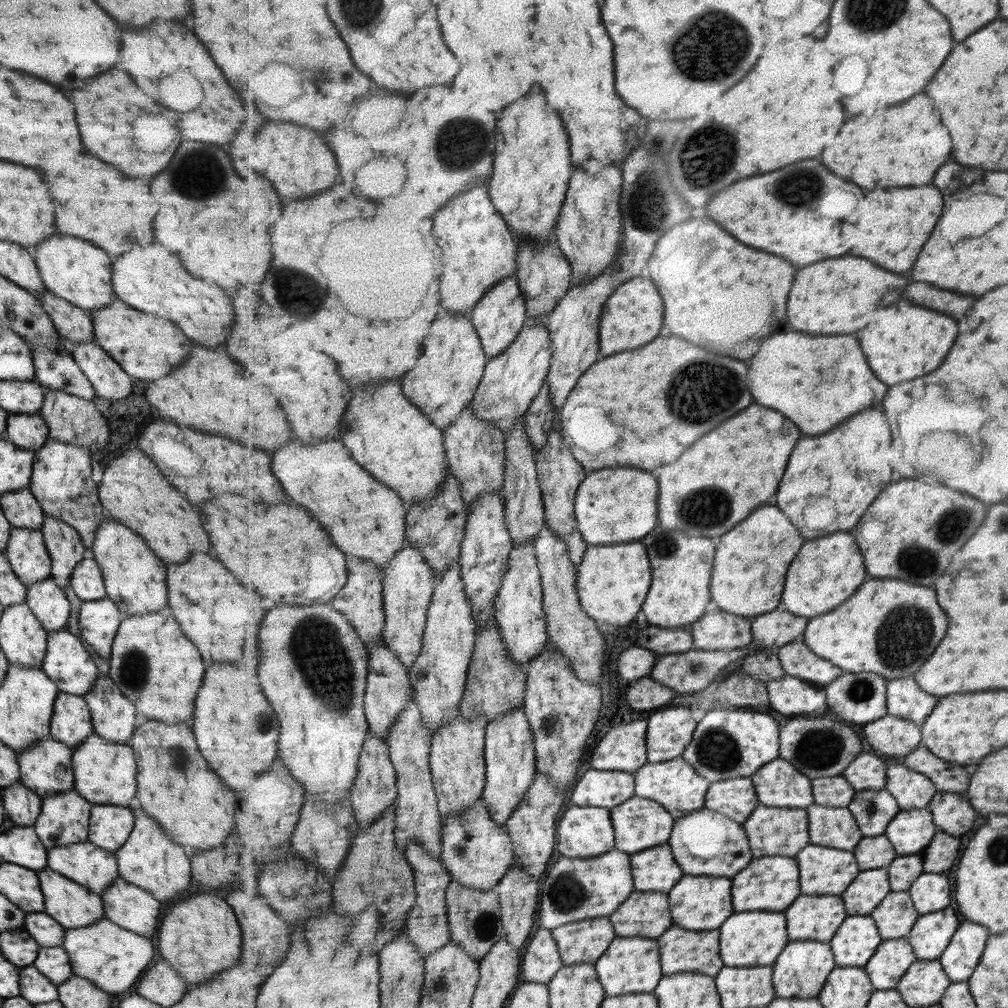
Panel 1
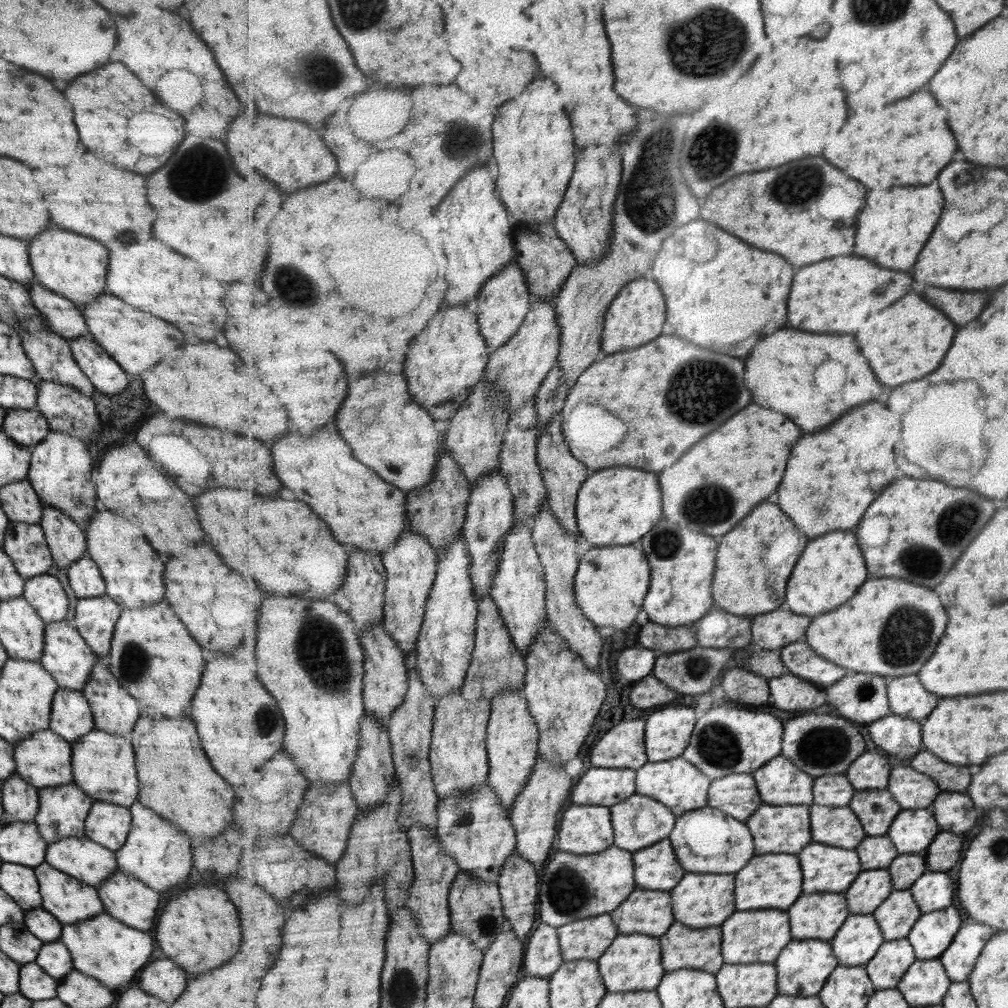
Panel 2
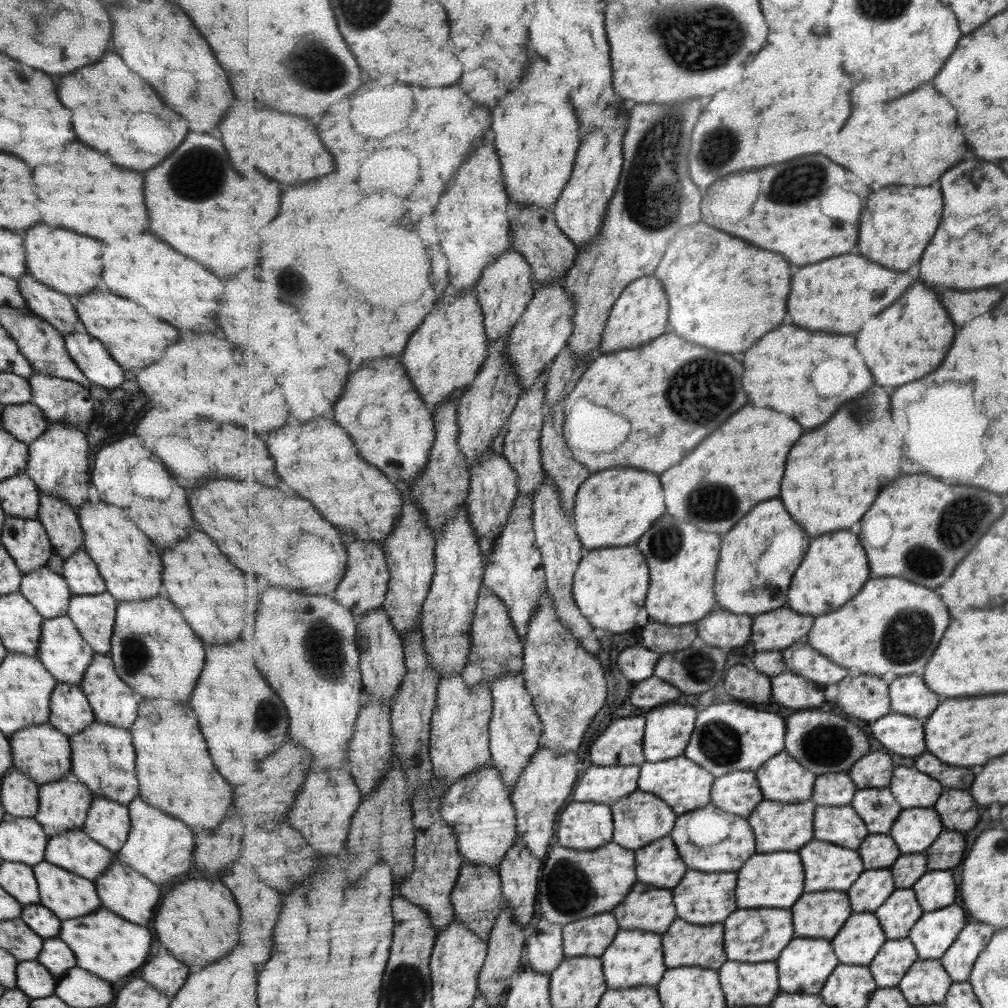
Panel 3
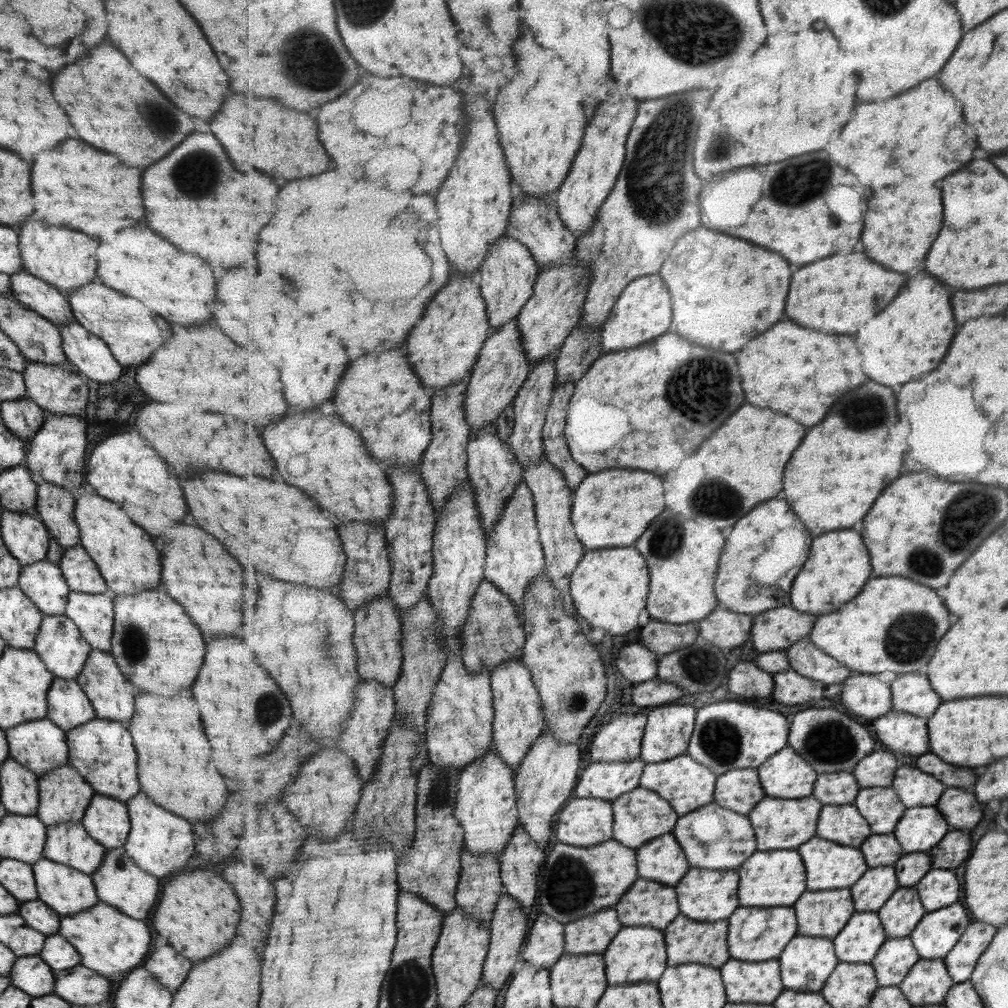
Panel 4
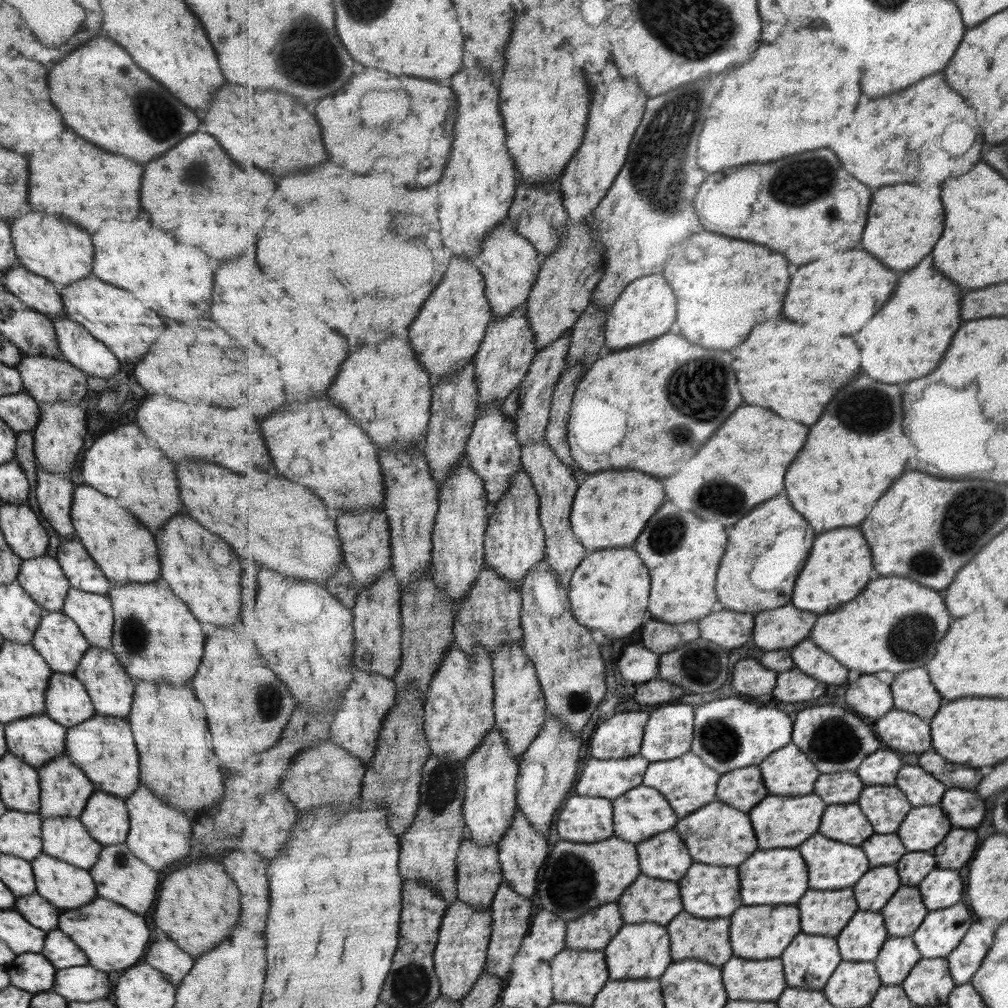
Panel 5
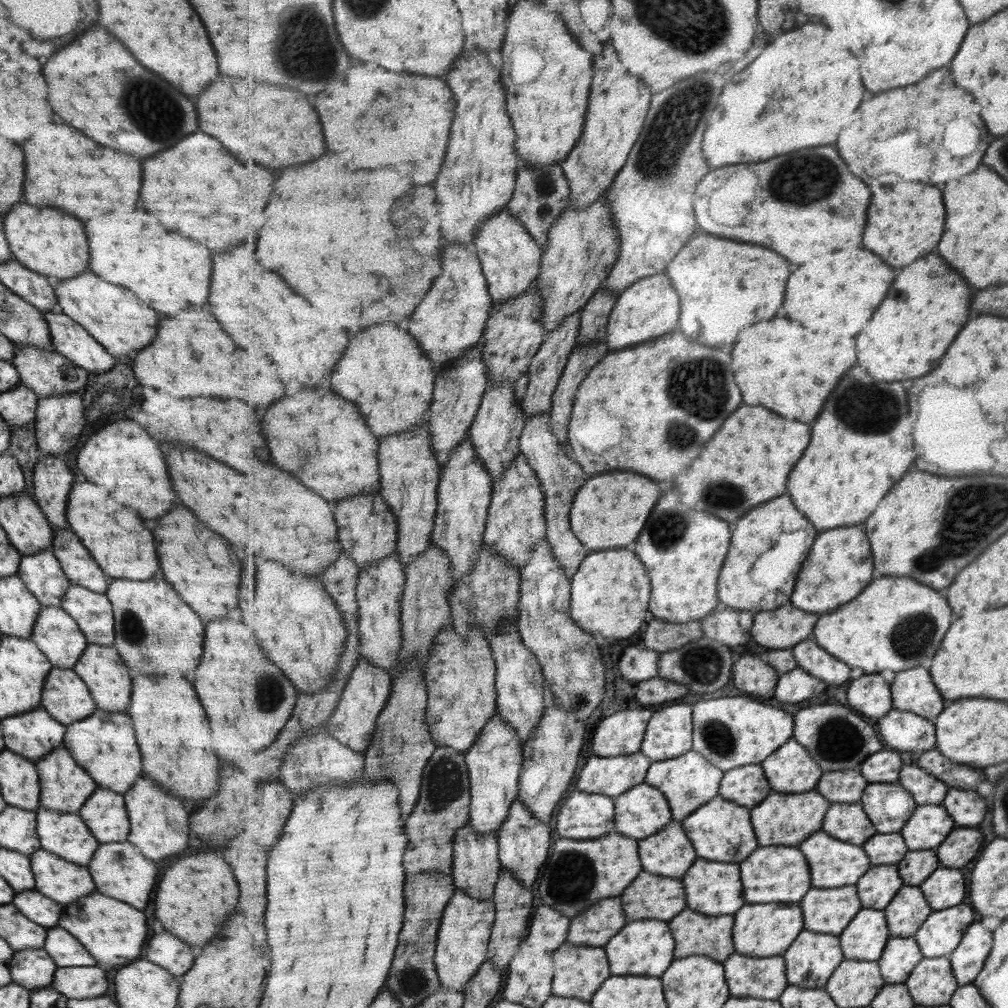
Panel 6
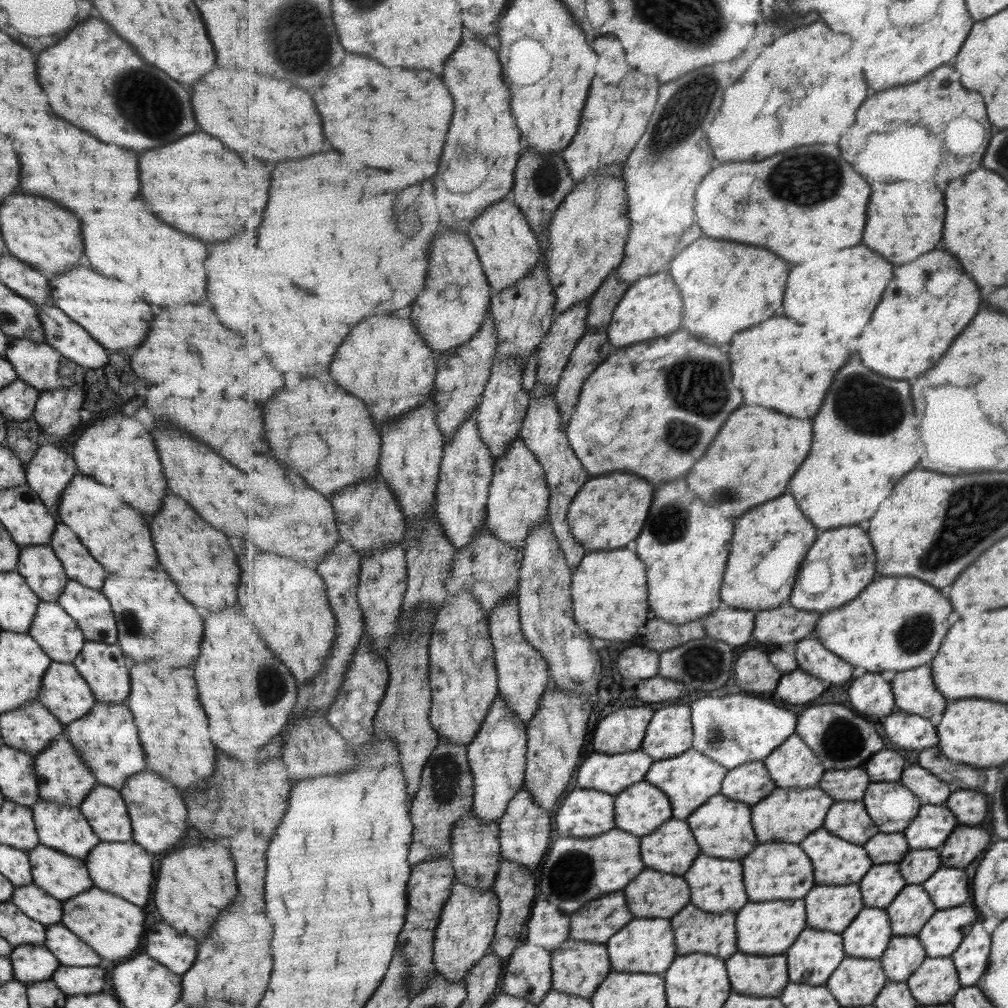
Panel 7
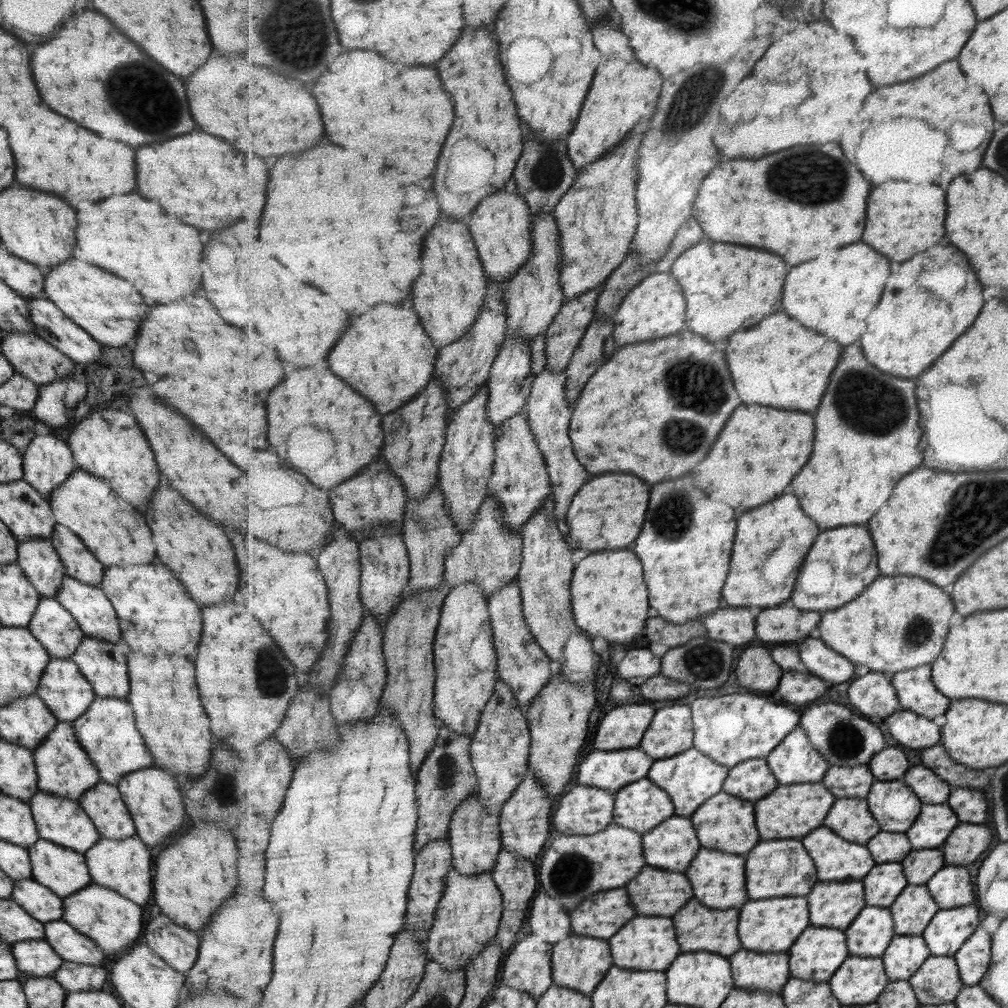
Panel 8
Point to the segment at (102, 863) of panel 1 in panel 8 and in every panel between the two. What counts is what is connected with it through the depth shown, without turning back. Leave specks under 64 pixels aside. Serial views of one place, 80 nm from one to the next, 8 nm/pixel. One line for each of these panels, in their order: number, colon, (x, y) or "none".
2: (79, 858)
3: (73, 851)
4: (66, 843)
5: (65, 839)
6: (64, 834)
7: (62, 828)
8: (57, 820)

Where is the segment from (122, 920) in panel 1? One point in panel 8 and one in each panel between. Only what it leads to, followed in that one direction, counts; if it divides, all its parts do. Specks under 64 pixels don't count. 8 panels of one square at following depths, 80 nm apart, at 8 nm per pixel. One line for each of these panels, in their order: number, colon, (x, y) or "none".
2: (123, 899)
3: (123, 892)
4: (117, 882)
5: (118, 877)
6: (119, 871)
7: (123, 868)
8: (123, 865)

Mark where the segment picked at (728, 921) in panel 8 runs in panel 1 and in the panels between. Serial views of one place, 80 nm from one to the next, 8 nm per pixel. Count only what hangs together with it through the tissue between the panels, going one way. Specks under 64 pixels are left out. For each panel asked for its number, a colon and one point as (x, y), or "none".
1: (682, 950)
2: (683, 947)
3: (684, 944)
4: (688, 941)
5: (708, 940)
6: (696, 934)
7: (696, 930)

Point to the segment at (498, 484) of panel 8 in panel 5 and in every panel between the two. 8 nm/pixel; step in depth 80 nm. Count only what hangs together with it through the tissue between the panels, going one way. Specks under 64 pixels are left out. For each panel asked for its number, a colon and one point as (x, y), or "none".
5: (515, 541)
6: (517, 523)
7: (519, 500)

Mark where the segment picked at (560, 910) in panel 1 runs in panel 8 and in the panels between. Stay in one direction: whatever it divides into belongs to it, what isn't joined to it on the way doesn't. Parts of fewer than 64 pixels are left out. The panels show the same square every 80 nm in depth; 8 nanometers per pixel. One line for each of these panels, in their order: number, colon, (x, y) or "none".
2: (575, 887)
3: (576, 885)
4: (576, 882)
5: (578, 877)
6: (586, 871)
7: (577, 871)
8: (616, 855)

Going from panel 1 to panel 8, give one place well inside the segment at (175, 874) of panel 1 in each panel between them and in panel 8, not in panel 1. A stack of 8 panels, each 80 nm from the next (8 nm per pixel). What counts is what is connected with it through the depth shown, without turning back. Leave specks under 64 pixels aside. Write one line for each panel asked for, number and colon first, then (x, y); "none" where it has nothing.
2: (159, 855)
3: (159, 848)
4: (159, 843)
5: (158, 835)
6: (157, 824)
7: (157, 815)
8: (152, 797)

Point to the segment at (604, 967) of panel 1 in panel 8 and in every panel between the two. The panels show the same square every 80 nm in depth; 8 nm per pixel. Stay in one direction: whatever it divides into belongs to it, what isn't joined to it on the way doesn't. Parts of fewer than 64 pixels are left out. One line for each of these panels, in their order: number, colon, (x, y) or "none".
2: (633, 962)
3: (635, 959)
4: (637, 955)
5: (640, 951)
6: (645, 948)
7: (647, 945)
8: (649, 943)

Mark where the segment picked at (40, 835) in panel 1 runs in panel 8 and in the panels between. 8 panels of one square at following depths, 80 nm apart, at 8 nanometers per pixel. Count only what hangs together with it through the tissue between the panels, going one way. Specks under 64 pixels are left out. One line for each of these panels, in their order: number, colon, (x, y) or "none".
2: (62, 809)
3: (62, 805)
4: (63, 796)
5: (64, 789)
6: (64, 786)
7: (62, 778)
8: (63, 769)

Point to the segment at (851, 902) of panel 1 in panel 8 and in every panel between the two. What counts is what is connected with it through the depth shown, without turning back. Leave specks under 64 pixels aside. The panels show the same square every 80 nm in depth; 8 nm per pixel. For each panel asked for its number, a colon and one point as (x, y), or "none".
2: (868, 892)
3: (874, 887)
4: (871, 893)
5: (876, 889)
6: (880, 885)
7: (881, 886)
8: (886, 882)

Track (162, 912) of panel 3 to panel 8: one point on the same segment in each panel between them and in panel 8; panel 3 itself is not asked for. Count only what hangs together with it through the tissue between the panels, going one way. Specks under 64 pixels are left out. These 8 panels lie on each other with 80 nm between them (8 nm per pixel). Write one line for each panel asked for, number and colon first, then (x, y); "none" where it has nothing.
4: (197, 913)
5: (197, 907)
6: (197, 894)
7: (194, 884)
8: (193, 876)

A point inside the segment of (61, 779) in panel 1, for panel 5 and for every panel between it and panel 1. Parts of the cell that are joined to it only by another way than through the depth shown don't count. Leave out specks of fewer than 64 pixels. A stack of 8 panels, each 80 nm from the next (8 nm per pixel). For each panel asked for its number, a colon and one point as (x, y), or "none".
2: (42, 759)
3: (41, 753)
4: (38, 745)
5: (36, 740)

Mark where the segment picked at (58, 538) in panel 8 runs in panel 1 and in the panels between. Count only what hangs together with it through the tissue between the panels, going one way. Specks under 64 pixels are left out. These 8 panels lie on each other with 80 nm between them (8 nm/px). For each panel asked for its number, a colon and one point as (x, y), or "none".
1: (86, 581)
2: (84, 578)
3: (80, 573)
4: (80, 573)
5: (82, 573)
6: (79, 569)
7: (78, 566)

